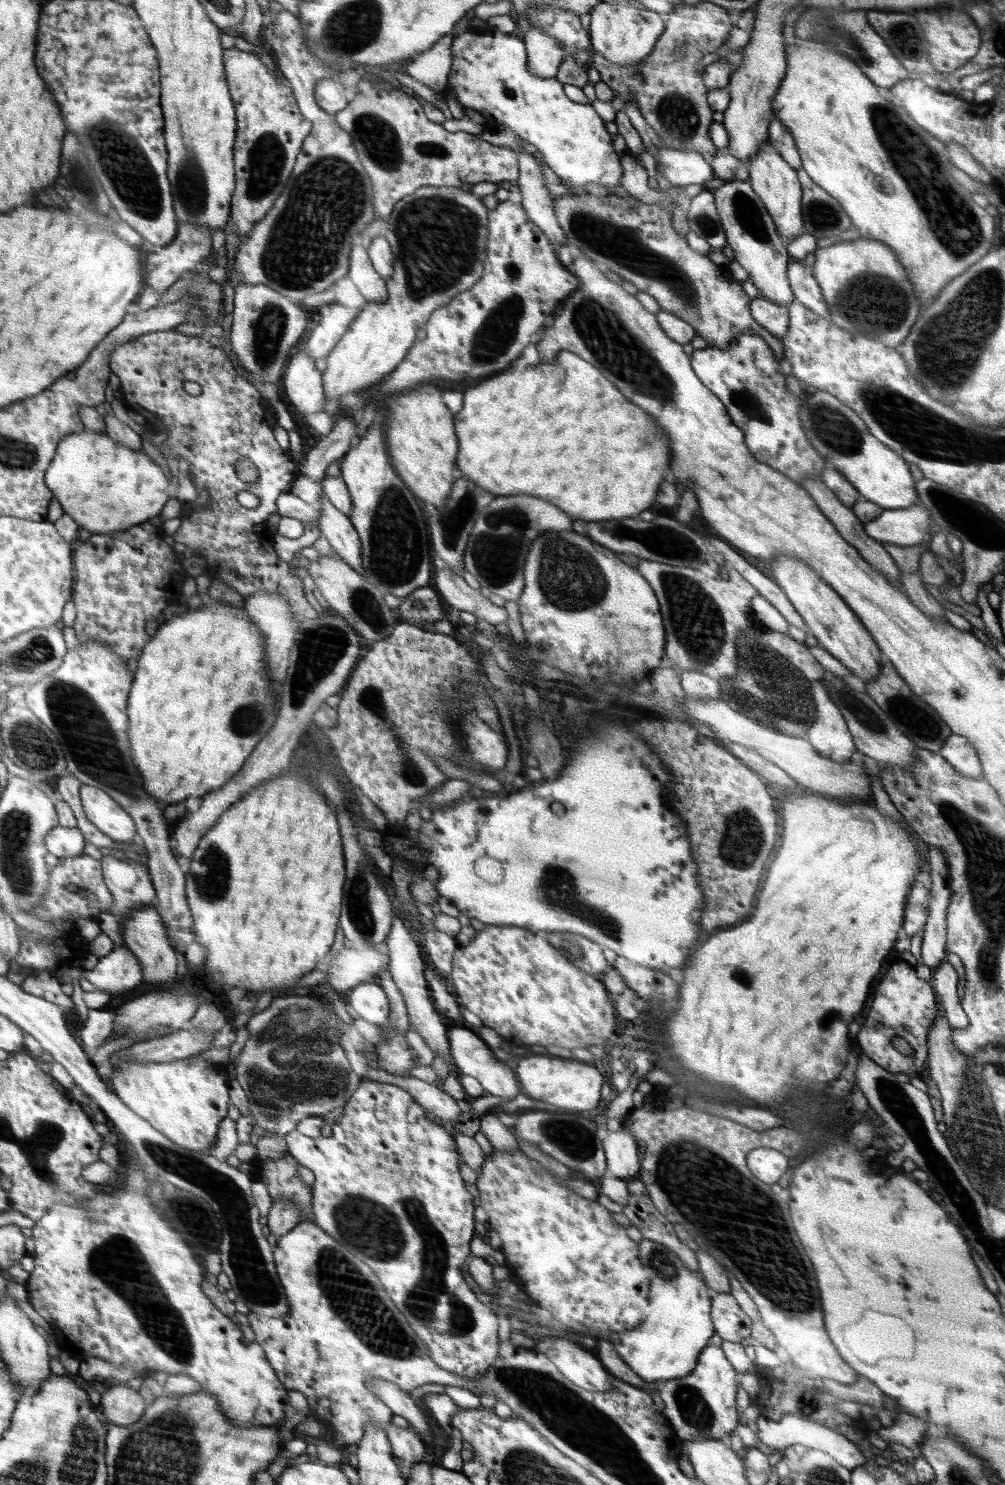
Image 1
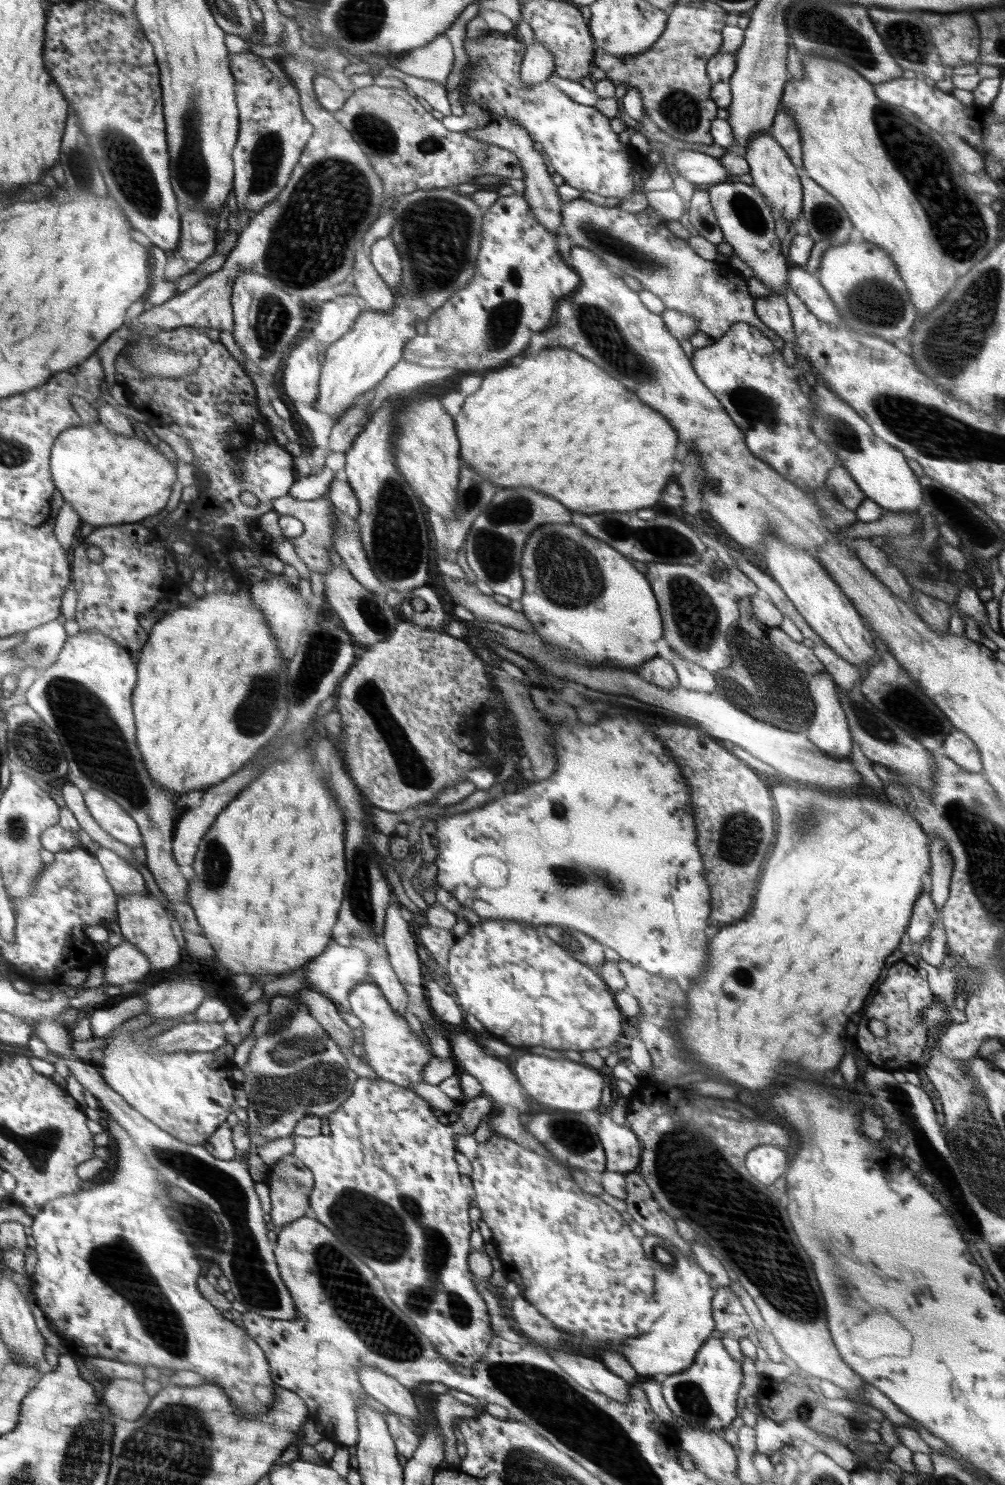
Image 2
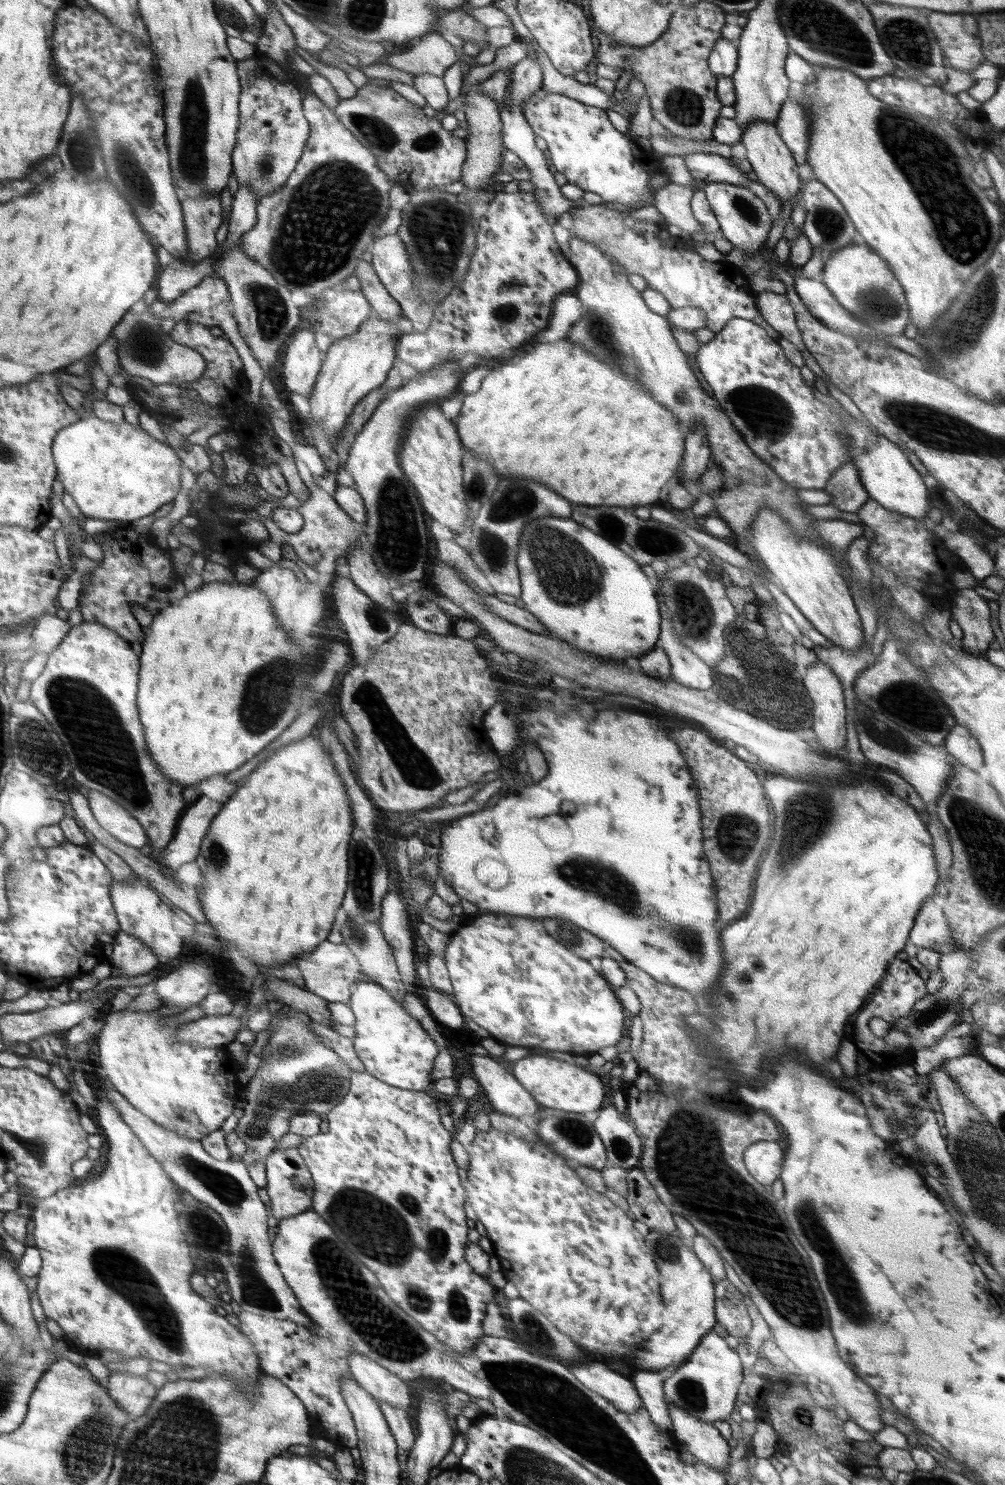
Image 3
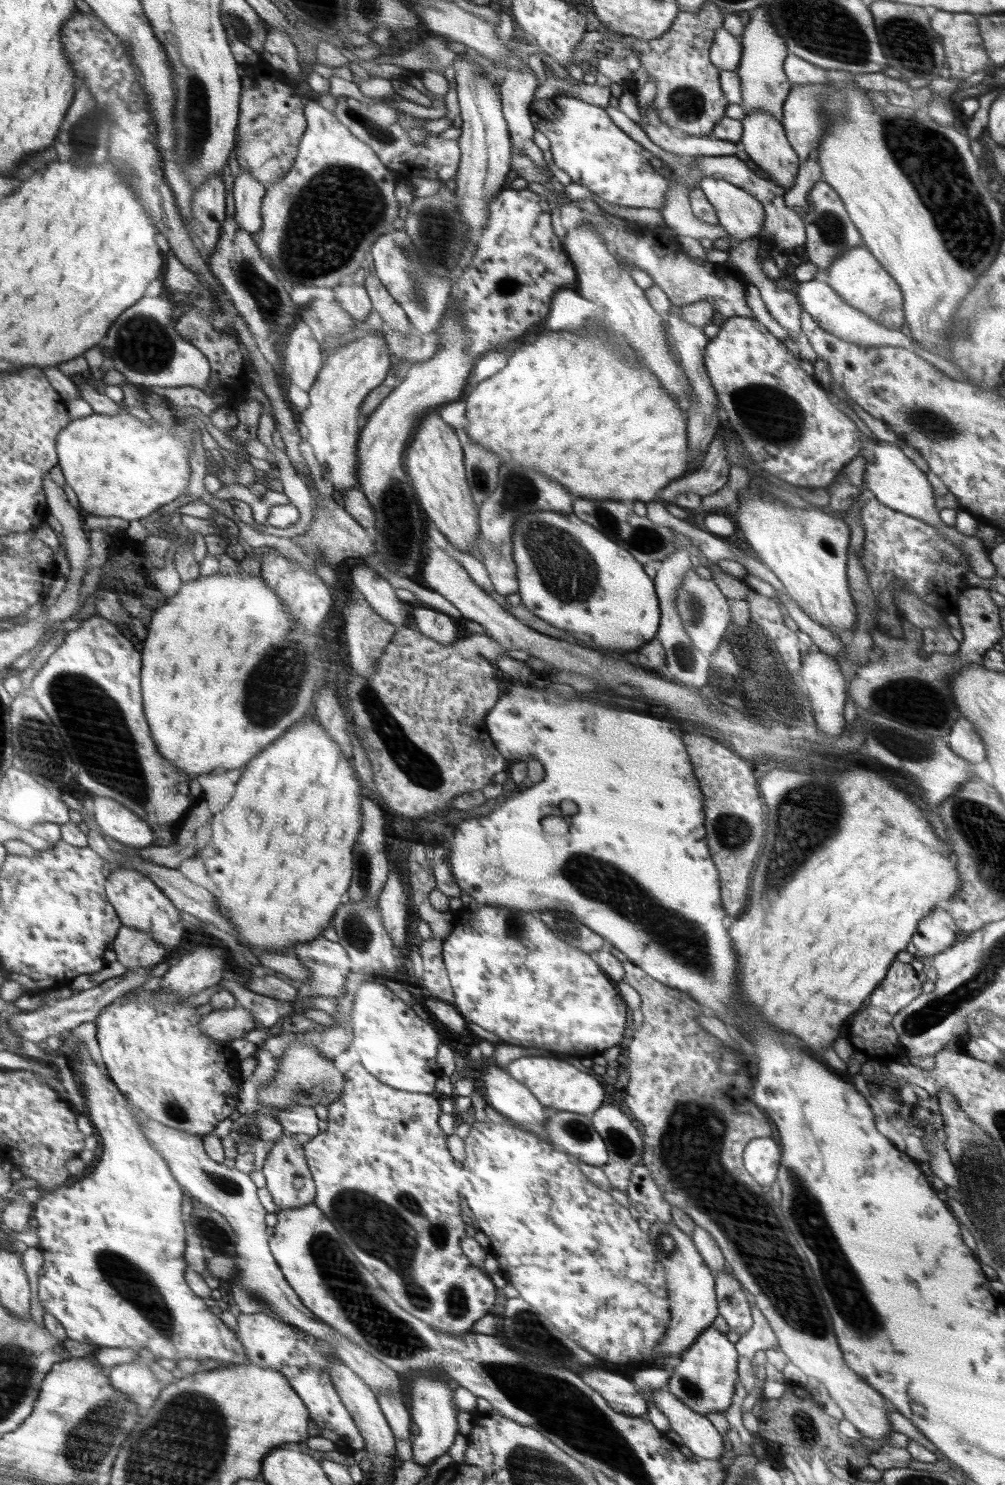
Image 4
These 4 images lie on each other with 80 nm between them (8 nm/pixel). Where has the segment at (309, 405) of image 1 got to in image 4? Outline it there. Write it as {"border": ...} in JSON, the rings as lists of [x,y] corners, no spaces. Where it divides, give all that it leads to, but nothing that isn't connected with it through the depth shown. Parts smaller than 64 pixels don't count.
{"border":[[[296,319],[285,343],[285,364],[290,382],[309,391],[323,365],[321,347],[302,319]]]}

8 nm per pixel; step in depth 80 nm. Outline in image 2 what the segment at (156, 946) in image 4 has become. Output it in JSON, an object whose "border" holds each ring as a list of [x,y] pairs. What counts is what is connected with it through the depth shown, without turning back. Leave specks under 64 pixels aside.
{"border":[[[123,940],[101,961],[104,970],[103,984],[119,985],[140,981],[151,970],[149,957],[137,945]]]}

